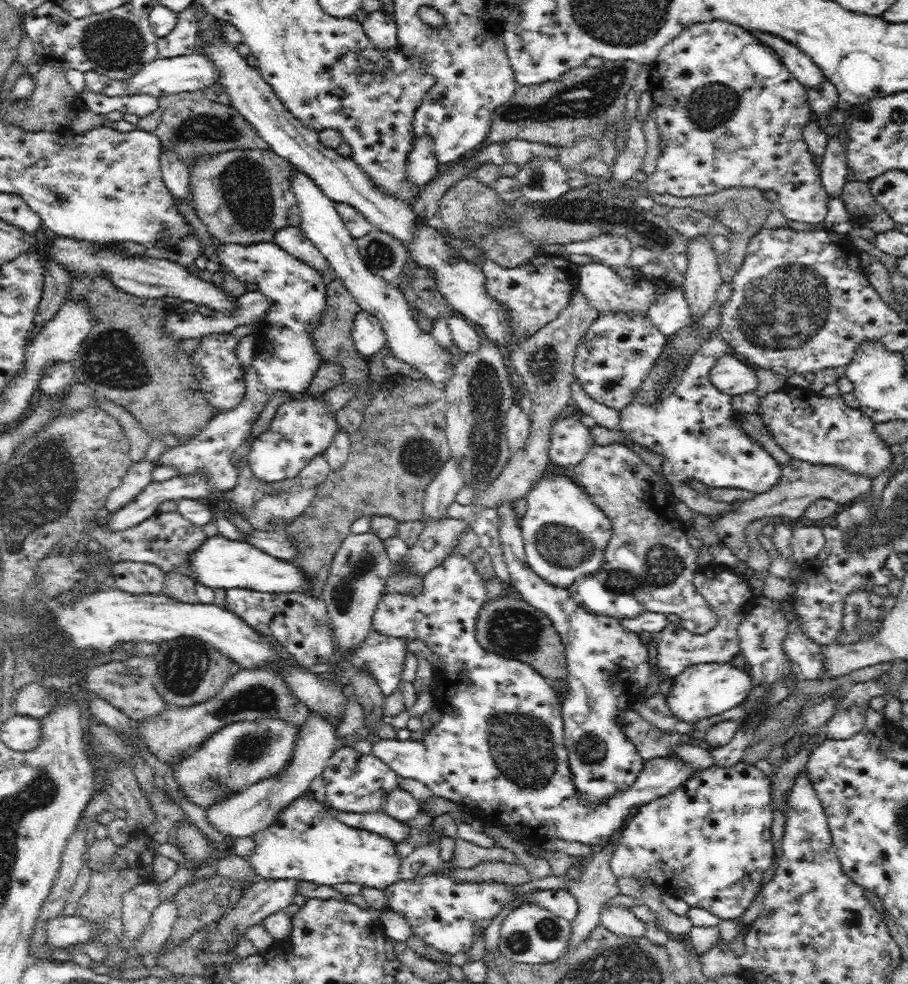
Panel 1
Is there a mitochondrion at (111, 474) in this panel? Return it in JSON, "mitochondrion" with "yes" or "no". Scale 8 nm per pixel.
{"mitochondrion":"no"}

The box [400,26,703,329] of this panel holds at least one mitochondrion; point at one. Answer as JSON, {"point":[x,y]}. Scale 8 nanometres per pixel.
{"point":[588,100]}

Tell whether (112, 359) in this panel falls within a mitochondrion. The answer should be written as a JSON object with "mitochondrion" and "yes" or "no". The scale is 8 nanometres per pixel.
{"mitochondrion":"yes"}

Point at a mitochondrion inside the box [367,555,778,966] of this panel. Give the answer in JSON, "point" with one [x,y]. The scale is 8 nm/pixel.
{"point":[522,747]}

